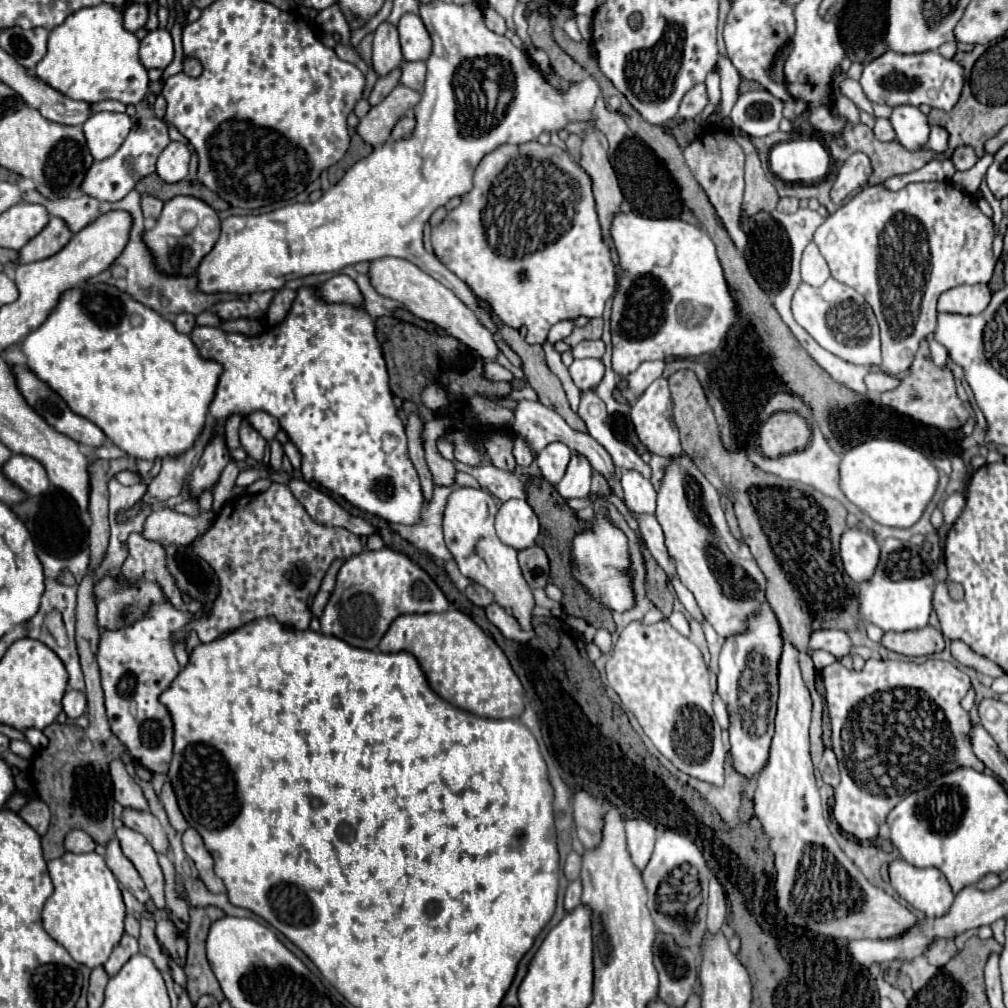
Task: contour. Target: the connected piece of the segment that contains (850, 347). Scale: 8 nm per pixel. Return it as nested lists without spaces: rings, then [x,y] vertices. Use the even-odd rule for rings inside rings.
[[[833,277],[827,279],[821,287],[811,287],[801,283],[793,295],[793,315],[797,323],[827,351],[833,355],[873,367],[881,363],[881,349],[879,349],[879,327],[869,303],[859,295],[855,289],[835,281]]]

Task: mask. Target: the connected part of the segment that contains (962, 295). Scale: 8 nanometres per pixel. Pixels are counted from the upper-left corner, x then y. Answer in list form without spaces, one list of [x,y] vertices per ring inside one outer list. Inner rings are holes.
[[[985,283],[979,285],[959,285],[941,293],[937,311],[939,313],[959,313],[959,315],[979,315],[991,299],[991,291]]]

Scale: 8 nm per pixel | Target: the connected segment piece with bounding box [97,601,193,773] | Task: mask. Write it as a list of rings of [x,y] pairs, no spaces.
[[[165,601],[161,605],[151,605],[133,625],[117,631],[101,631],[97,663],[101,669],[111,731],[129,749],[133,759],[151,773],[167,773],[169,769],[173,753],[173,723],[169,711],[159,703],[159,693],[163,693],[181,671],[173,655],[173,633],[175,629],[189,625],[191,619],[193,615],[189,611],[181,611]]]

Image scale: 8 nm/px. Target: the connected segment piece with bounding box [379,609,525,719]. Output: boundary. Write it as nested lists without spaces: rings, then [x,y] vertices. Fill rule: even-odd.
[[[457,609],[397,617],[383,635],[379,649],[385,653],[407,651],[415,655],[431,689],[459,709],[491,719],[519,719],[525,709],[523,685],[513,673],[505,653],[469,615]]]

